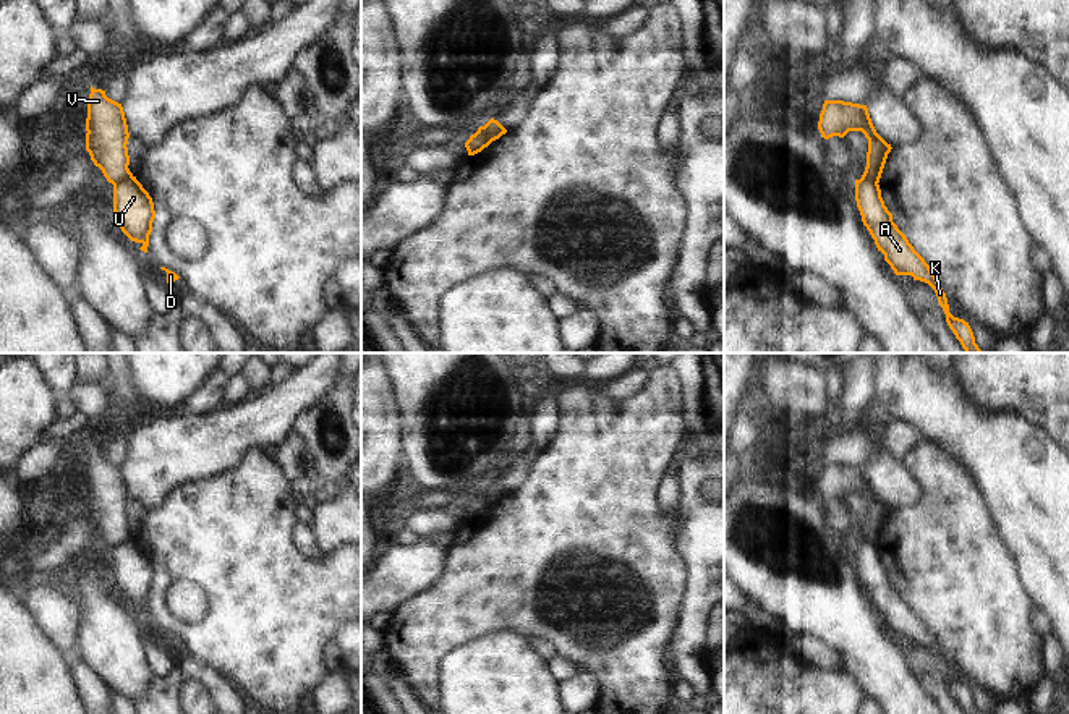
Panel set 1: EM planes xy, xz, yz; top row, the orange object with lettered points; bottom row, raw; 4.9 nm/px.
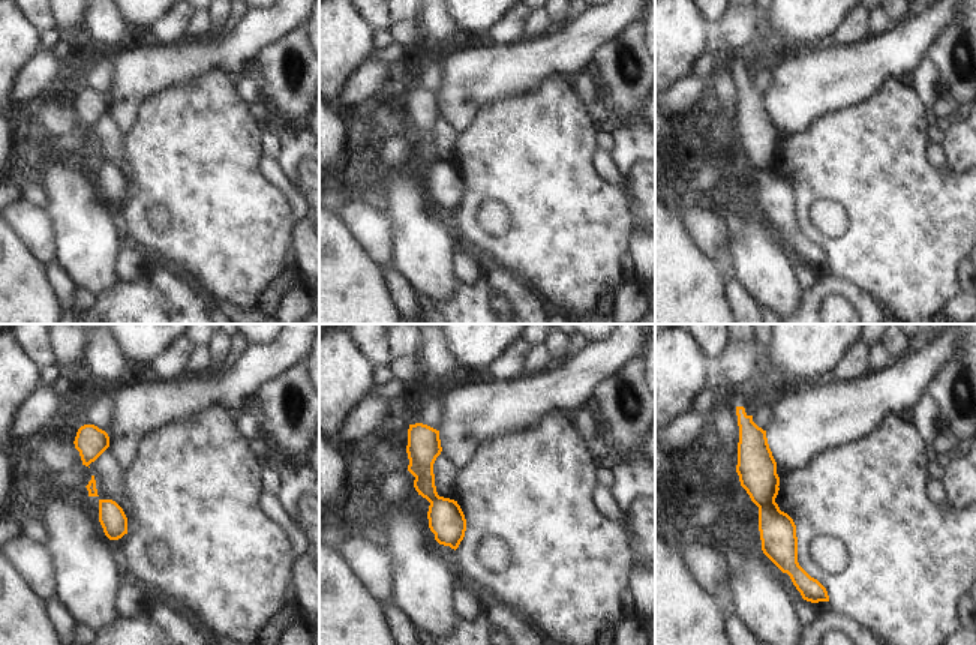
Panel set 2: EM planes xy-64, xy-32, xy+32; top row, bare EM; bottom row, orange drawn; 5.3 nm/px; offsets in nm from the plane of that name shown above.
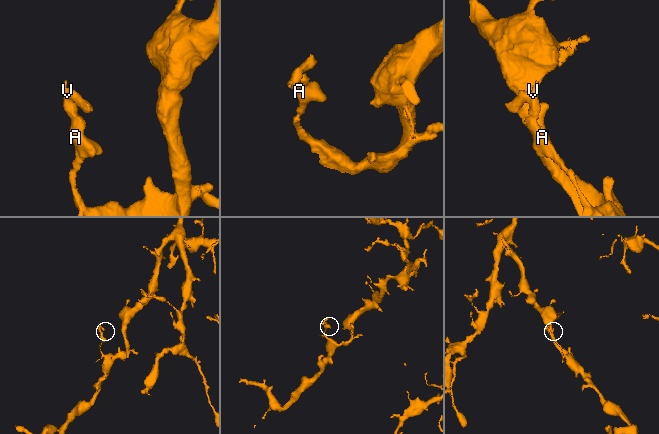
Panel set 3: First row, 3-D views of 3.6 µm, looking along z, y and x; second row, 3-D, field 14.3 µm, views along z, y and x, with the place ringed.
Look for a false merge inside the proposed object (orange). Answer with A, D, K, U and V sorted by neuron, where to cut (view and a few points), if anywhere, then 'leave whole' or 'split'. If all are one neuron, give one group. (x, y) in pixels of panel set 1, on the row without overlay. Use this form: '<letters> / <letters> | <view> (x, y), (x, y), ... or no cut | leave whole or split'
A D K U / V | xy (132, 538), (114, 548) | split

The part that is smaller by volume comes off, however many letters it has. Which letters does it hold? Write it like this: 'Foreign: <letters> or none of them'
Foreign: V

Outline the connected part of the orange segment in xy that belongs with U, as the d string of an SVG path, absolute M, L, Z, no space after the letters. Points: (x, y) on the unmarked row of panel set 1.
M136 539L113 547L113 575L121 594L147 615L155 573L152 560Z

